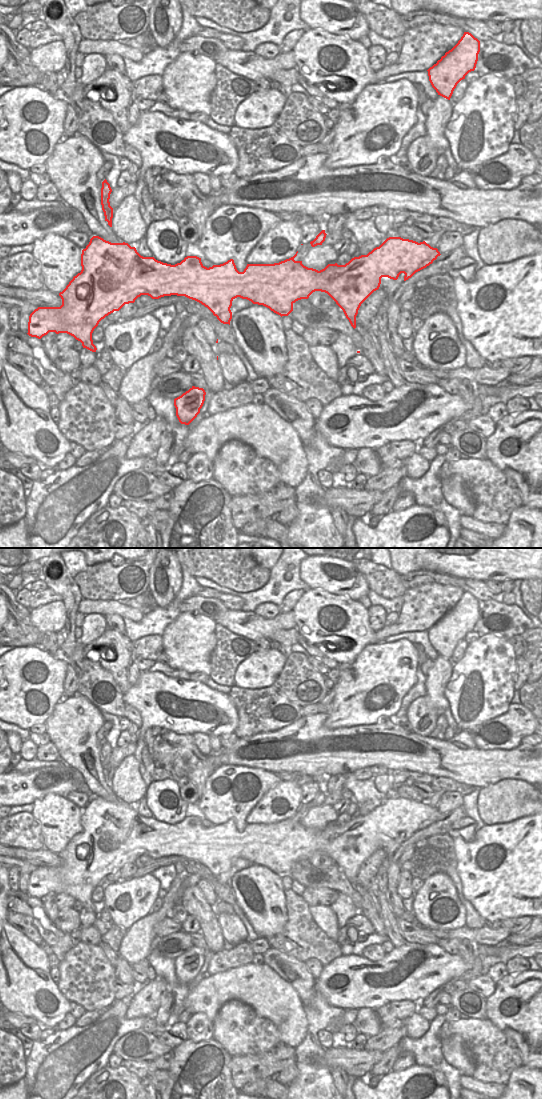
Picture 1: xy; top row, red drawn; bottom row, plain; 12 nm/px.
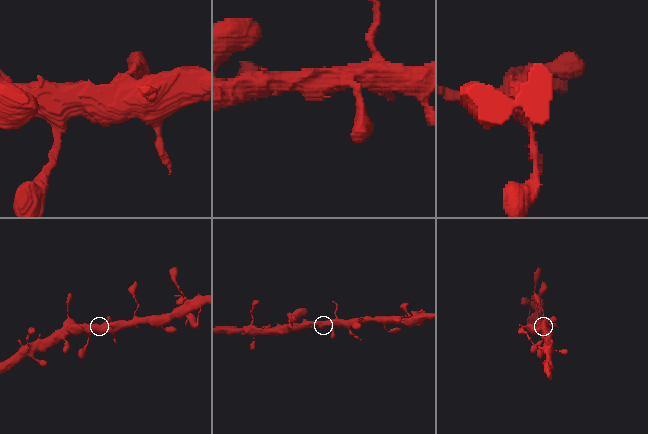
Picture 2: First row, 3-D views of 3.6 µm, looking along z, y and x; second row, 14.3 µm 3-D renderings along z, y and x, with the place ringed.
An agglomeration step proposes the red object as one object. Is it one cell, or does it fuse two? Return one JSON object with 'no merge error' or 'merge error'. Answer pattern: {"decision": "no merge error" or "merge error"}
{"decision": "no merge error"}

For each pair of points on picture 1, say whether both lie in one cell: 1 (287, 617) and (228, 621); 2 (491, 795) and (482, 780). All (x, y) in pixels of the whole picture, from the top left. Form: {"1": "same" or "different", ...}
{"1": "same", "2": "different"}

